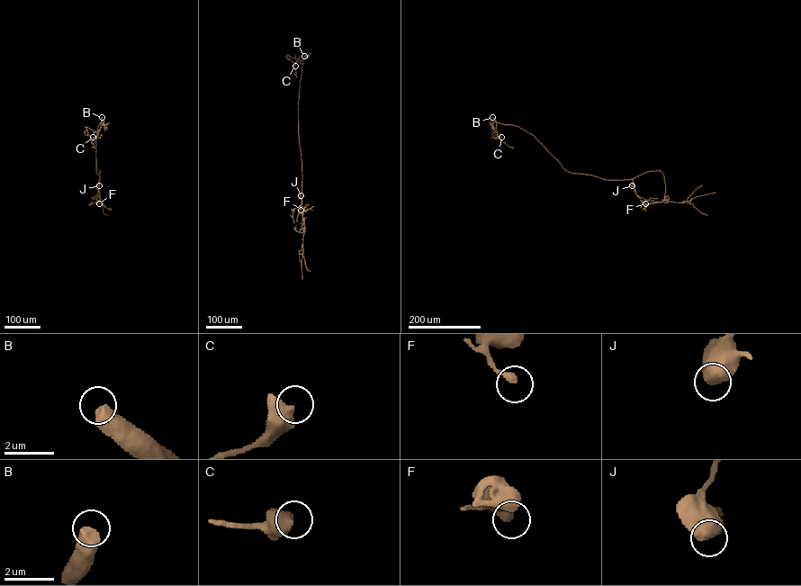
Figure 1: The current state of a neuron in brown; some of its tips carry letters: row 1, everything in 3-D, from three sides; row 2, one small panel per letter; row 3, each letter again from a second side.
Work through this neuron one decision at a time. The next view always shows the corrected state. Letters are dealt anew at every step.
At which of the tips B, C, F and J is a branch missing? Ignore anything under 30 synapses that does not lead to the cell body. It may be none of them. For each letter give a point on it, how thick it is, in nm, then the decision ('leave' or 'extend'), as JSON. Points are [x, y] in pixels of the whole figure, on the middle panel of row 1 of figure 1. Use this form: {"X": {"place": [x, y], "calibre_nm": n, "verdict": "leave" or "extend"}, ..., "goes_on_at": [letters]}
{"B": {"place": [304, 56], "calibre_nm": 600, "verdict": "extend"}, "C": {"place": [295, 66], "calibre_nm": 600, "verdict": "leave"}, "F": {"place": [301, 210], "calibre_nm": 280, "verdict": "leave"}, "J": {"place": [301, 195], "calibre_nm": 700, "verdict": "leave"}, "goes_on_at": ["B"]}

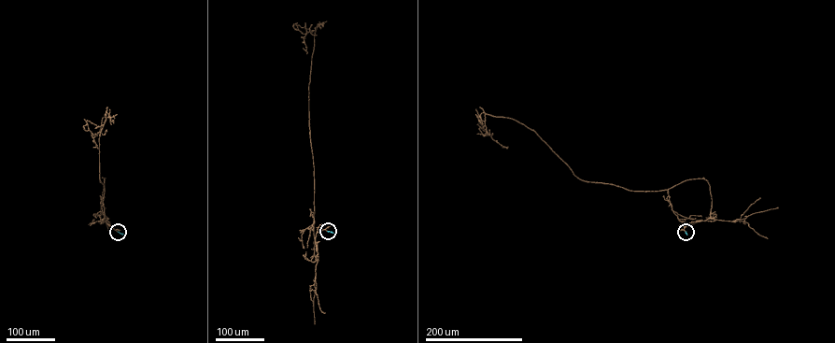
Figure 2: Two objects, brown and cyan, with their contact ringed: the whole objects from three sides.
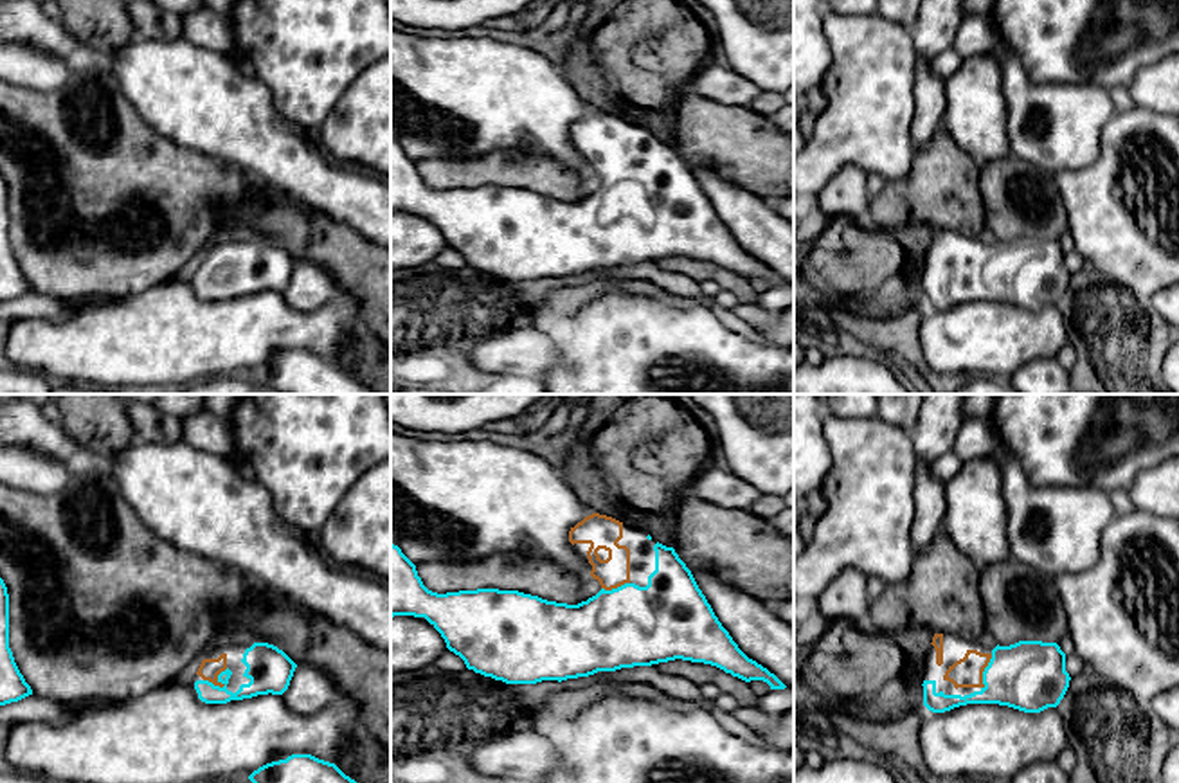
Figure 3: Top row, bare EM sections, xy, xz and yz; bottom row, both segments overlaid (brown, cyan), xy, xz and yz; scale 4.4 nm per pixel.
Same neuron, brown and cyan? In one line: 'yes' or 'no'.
yes

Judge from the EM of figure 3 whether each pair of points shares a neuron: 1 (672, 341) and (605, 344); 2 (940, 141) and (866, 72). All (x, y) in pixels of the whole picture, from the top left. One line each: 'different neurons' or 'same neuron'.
1: same neuron
2: different neurons

